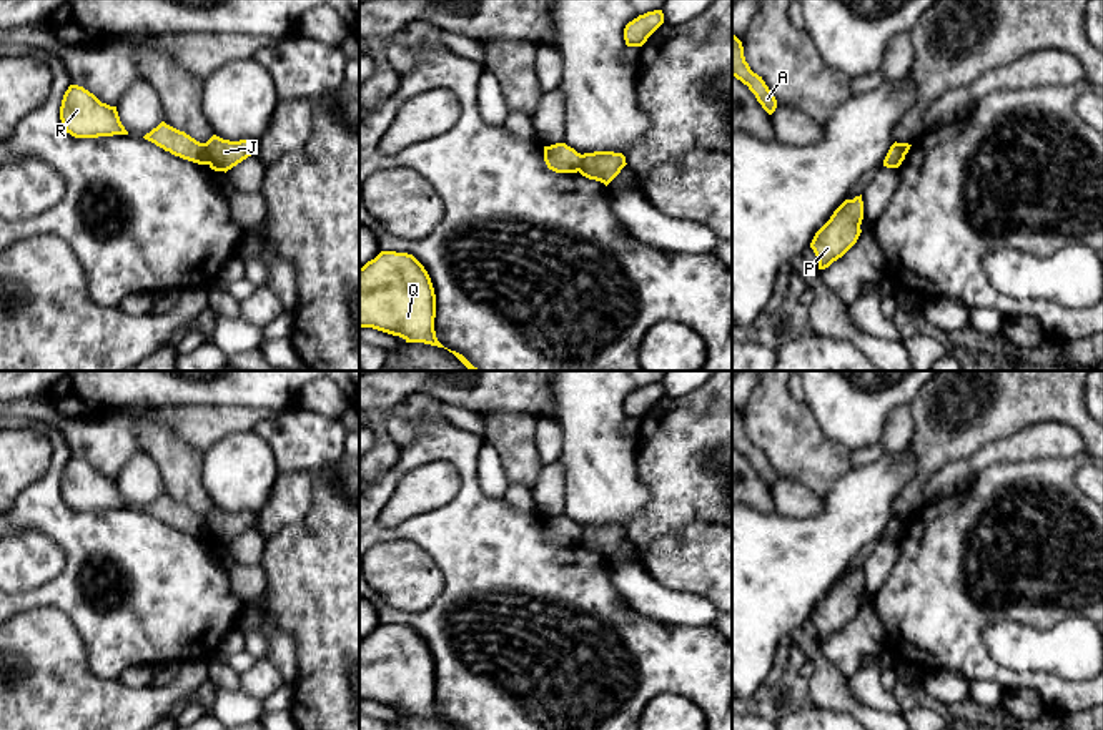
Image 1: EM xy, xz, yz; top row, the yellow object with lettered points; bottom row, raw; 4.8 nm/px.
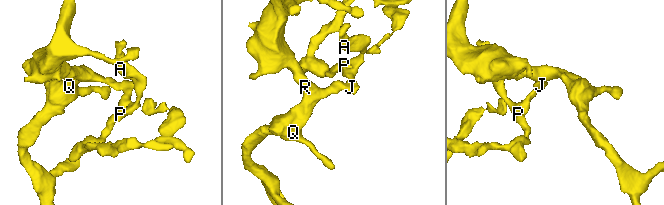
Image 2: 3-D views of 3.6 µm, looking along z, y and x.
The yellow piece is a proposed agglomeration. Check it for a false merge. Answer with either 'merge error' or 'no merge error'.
merge error

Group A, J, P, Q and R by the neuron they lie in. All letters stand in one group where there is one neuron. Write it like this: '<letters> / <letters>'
A J P / Q R

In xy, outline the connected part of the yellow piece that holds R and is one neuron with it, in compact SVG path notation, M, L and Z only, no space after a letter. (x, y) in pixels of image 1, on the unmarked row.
M70 457L65 464L60 492L65 504L75 511L128 507L116 479L101 476L93 466L78 457Z

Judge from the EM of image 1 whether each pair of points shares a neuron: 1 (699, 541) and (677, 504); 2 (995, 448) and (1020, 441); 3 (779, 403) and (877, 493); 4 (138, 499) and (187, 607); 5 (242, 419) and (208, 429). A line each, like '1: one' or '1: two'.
1: two
2: one
3: two
4: two
5: one

